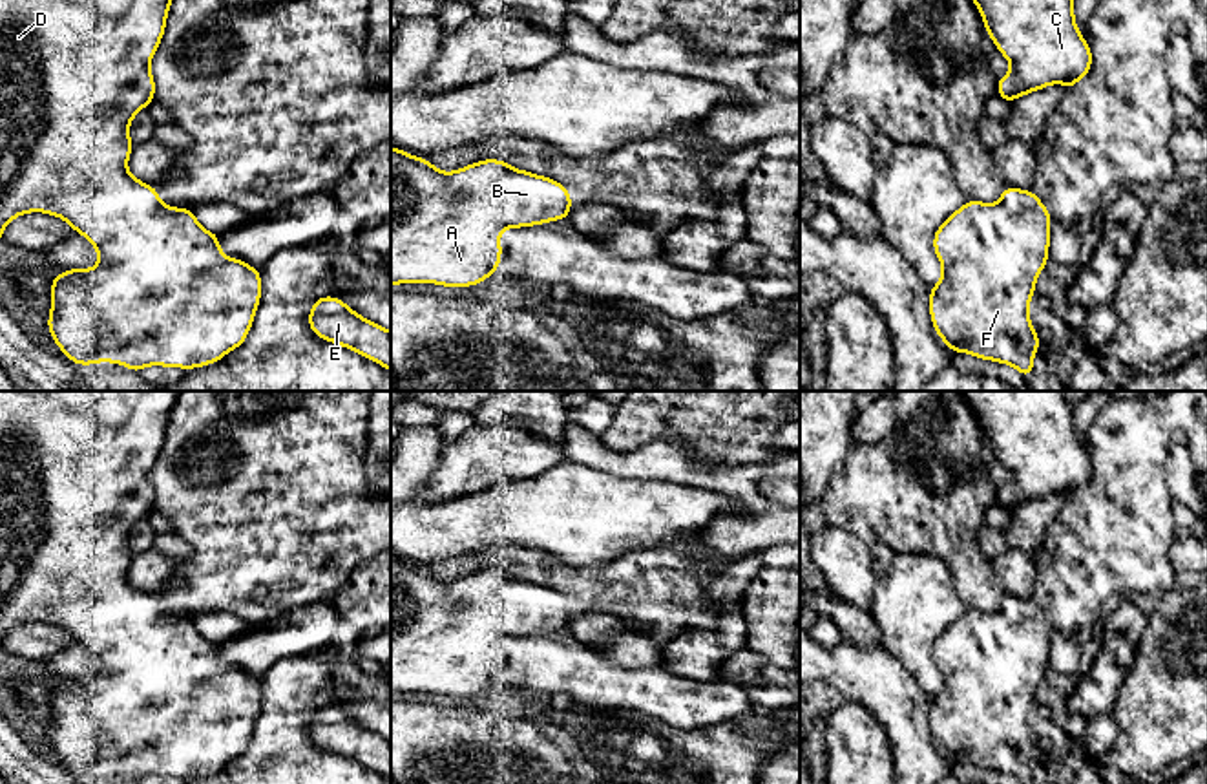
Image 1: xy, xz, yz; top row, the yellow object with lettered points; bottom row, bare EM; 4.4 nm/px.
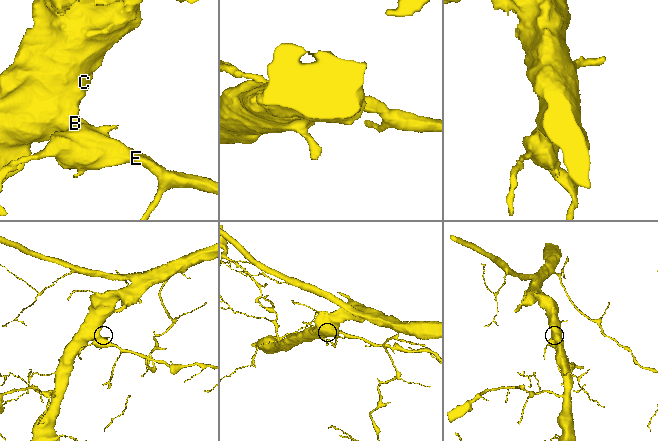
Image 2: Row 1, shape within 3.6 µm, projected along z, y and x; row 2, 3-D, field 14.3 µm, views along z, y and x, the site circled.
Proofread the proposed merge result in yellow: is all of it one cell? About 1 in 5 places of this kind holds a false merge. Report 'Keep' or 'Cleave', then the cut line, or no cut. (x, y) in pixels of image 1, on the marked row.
Keep. No split

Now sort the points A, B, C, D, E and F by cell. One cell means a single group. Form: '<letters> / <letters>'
A B C D E F

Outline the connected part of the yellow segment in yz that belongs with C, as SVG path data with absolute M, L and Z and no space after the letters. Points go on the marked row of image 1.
M973 0L982 16L986 33L997 46L999 53L1012 62L1012 71L997 80L997 97L1006 102L1043 90L1050 84L1063 82L1070 91L1092 69L1092 49L1076 26L1074 0Z

